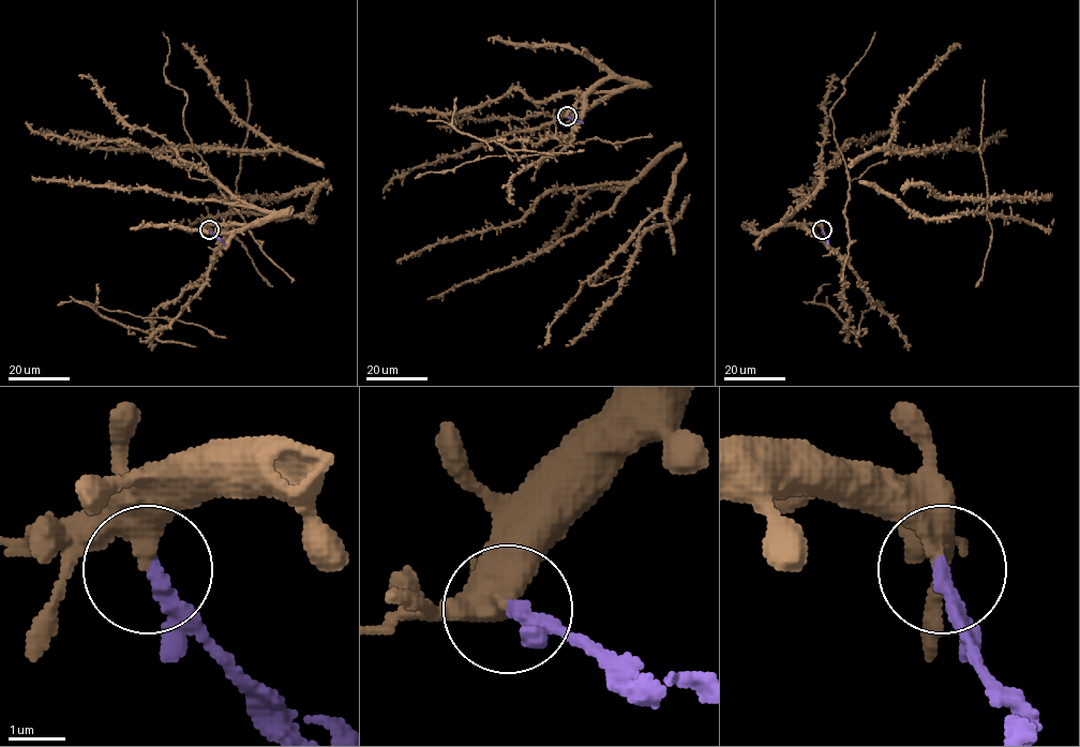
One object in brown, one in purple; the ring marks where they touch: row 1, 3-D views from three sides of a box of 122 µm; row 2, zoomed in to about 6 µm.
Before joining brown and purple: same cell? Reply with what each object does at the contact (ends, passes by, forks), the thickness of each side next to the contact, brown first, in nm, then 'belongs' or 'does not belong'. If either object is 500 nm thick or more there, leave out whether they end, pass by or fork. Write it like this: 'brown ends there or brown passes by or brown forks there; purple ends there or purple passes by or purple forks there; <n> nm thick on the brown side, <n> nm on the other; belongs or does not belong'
brown ends there; purple ends there; 400 nm thick on the brown side, 280 nm on the other; does not belong

